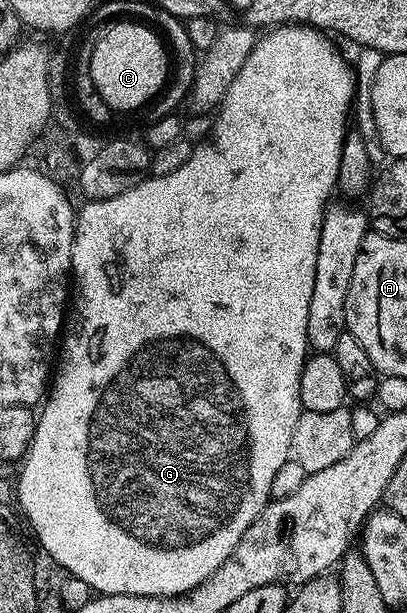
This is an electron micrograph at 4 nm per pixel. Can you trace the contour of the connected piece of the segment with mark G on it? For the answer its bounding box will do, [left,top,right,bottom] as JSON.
[16,23,359,597]

